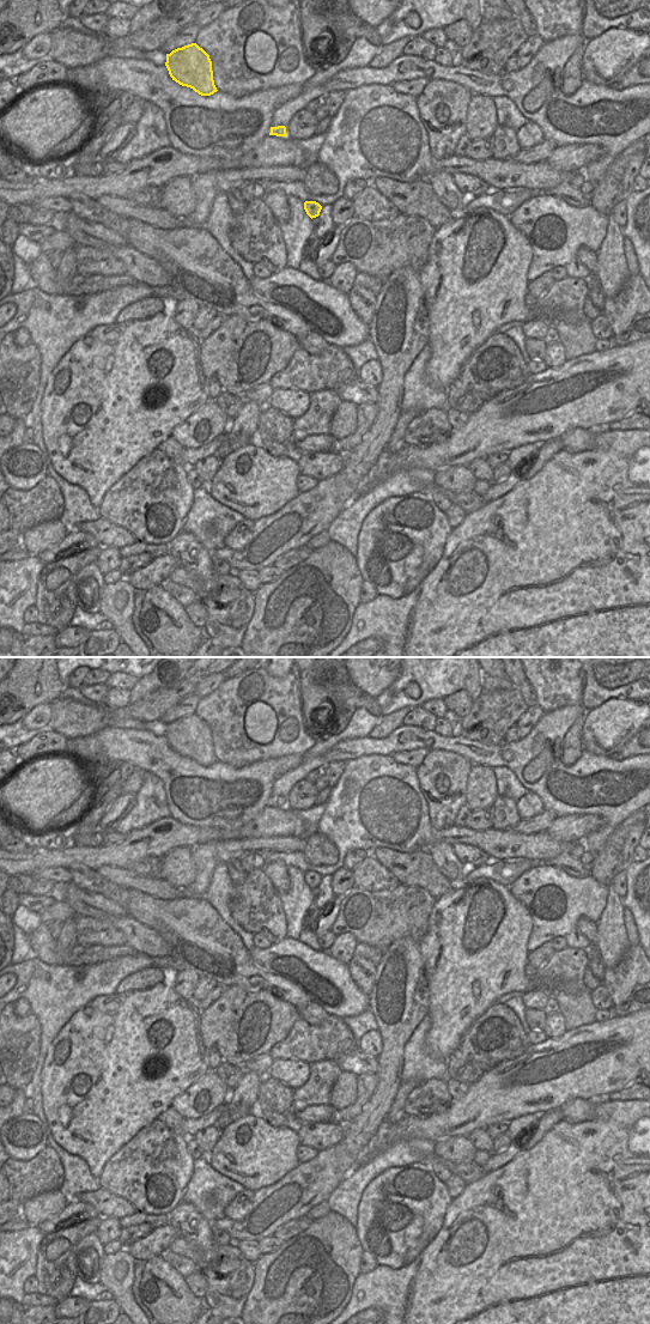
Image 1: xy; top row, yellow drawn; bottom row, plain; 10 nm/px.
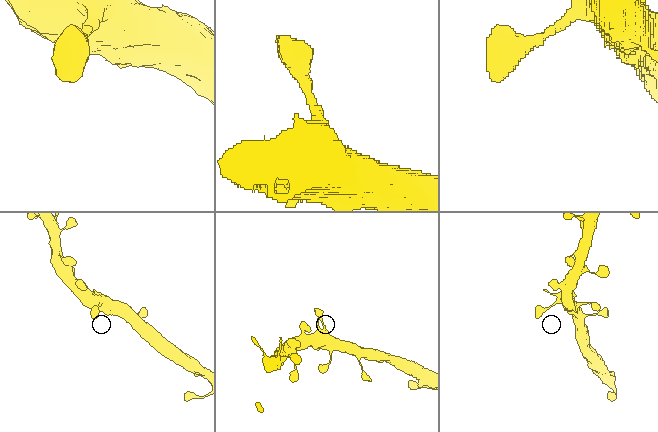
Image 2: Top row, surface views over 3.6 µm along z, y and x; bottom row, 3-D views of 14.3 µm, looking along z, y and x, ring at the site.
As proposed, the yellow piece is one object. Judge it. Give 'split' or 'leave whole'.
leave whole

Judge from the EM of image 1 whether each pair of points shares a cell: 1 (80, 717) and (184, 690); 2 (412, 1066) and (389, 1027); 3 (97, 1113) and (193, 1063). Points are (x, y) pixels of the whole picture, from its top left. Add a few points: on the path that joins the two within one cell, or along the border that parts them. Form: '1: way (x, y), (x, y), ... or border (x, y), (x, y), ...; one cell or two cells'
1: way (107, 712), (145, 710), (158, 702); one cell
2: border (417, 1026), (405, 1044), (404, 1067), (400, 1079); two cells
3: way (121, 1089), (133, 1082), (161, 1080), (169, 1073); one cell

